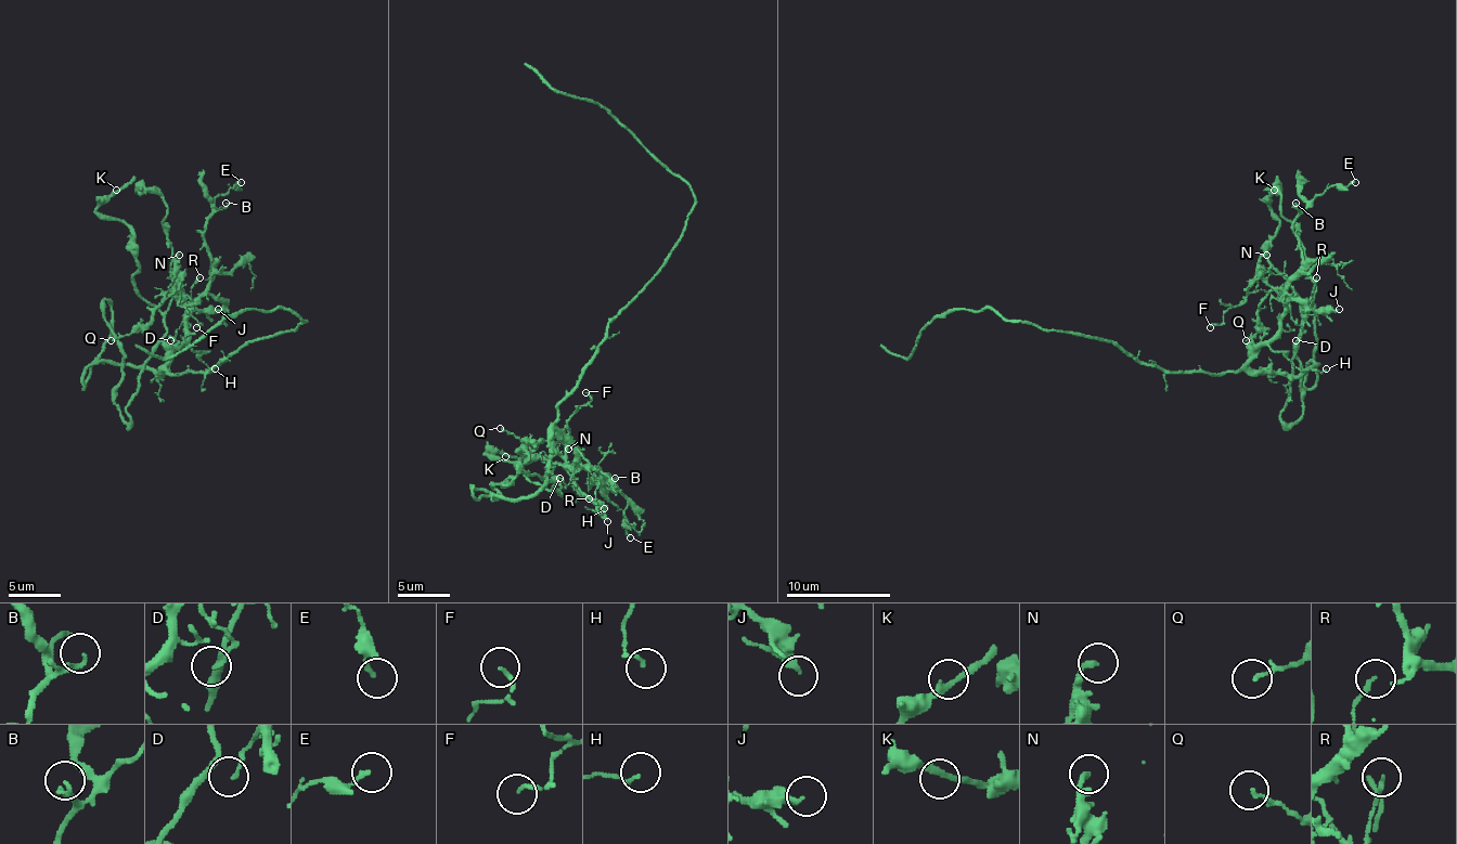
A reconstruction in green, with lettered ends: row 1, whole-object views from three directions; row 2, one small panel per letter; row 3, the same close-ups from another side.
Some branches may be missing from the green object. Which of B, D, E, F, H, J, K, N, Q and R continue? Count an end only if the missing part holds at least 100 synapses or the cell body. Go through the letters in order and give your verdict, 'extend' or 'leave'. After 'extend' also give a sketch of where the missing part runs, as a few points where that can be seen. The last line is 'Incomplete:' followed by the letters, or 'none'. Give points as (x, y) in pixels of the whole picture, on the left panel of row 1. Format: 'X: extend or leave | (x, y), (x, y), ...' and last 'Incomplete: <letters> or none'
B: leave
D: leave
E: leave
F: leave
H: leave
J: leave
K: leave
N: leave
Q: leave
R: leave
Incomplete: none

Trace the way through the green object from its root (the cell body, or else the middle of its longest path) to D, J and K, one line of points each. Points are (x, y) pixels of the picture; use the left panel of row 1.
D: (153, 374), (157, 374), (183, 342), (187, 311), (183, 322), (176, 329), (176, 337), (170, 340)
J: (153, 374), (155, 376), (168, 363), (187, 337), (187, 306), (179, 285), (183, 298), (196, 309), (218, 309)
K: (153, 374), (101, 358), (106, 301), (127, 423), (173, 277), (166, 199), (116, 190)

